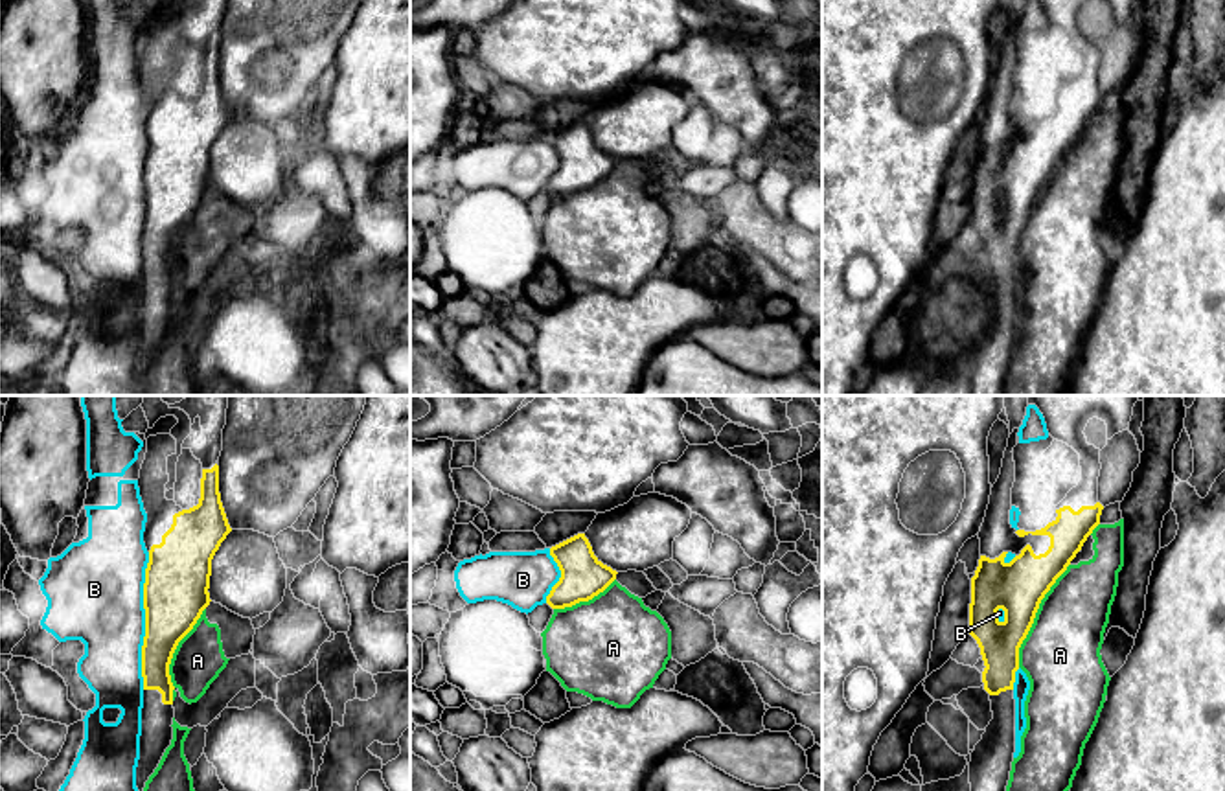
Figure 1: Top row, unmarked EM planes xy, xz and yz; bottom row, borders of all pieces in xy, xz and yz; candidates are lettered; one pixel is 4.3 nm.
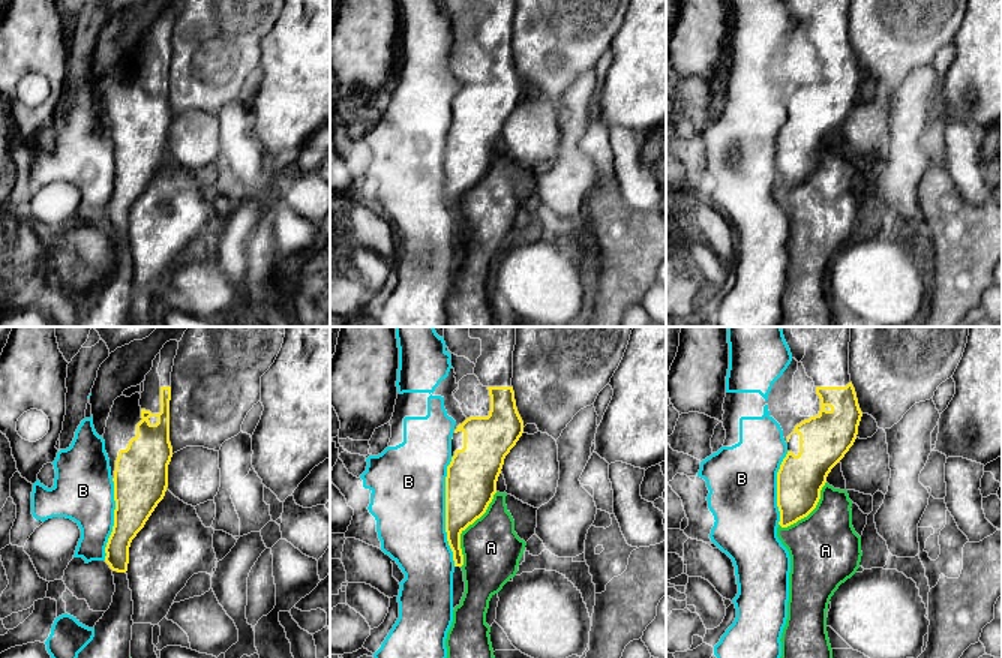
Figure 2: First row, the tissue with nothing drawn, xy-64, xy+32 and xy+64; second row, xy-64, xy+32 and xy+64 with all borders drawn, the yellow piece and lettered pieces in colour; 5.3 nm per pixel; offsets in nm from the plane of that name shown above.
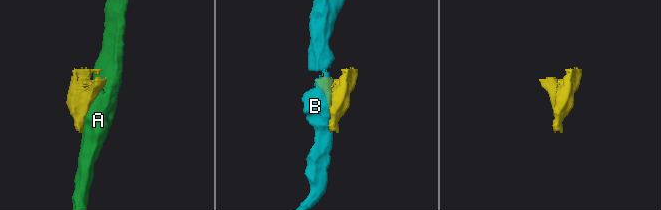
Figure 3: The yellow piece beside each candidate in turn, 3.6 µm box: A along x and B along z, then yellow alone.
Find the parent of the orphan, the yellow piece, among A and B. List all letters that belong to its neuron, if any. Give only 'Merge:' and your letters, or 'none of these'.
Merge: none of these

